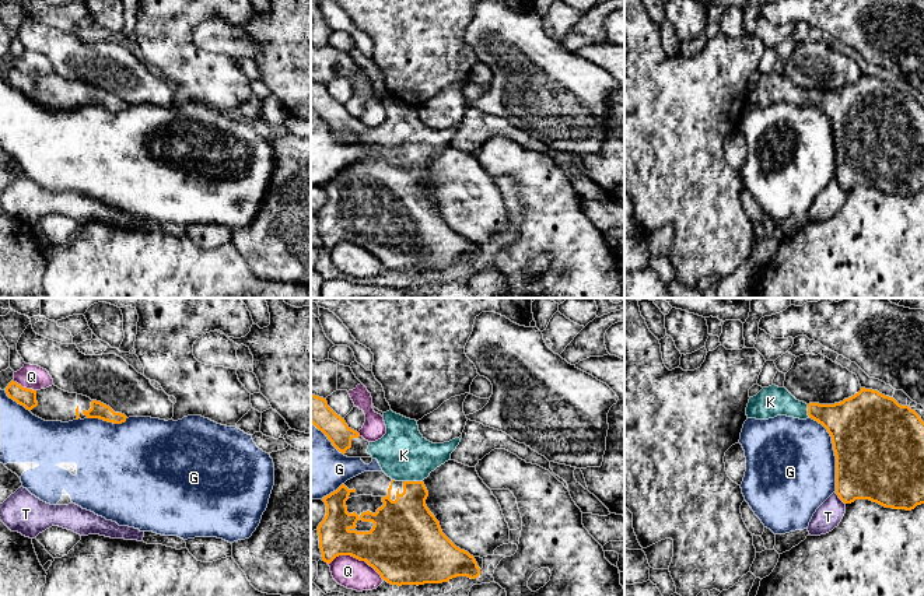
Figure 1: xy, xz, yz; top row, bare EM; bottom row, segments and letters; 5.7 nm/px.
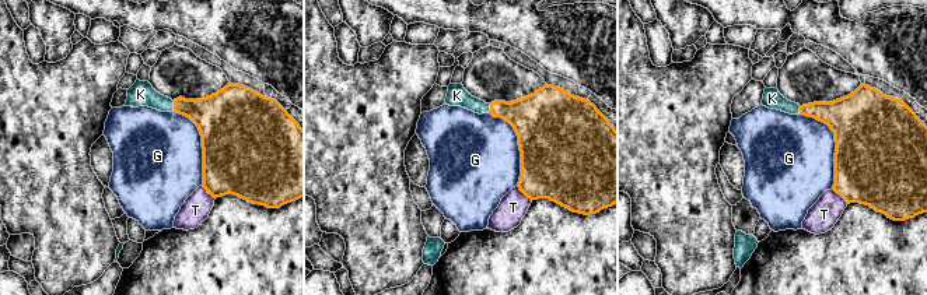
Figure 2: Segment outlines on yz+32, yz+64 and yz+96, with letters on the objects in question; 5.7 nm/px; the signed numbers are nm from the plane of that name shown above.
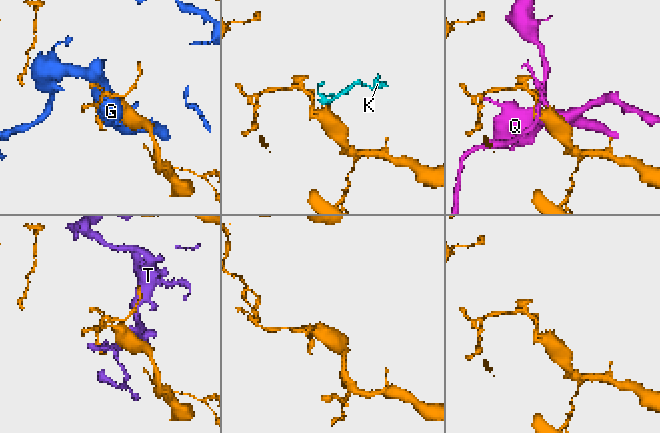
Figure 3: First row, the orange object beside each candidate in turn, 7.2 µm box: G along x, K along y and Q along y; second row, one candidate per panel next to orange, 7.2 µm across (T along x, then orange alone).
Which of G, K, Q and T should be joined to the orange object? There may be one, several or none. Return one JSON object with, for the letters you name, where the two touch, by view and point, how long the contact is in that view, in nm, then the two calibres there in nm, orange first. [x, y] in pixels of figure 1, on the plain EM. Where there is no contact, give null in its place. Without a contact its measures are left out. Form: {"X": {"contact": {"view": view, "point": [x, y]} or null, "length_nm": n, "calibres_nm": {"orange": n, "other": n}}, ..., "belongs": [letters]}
{"K": {"contact": {"view": "xz", "point": [413, 168]}, "length_nm": 110, "calibres_nm": {"orange": 300, "other": 300}}, "belongs": ["K"]}

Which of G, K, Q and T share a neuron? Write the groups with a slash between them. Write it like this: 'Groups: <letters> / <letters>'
Groups: G / K / Q / T

